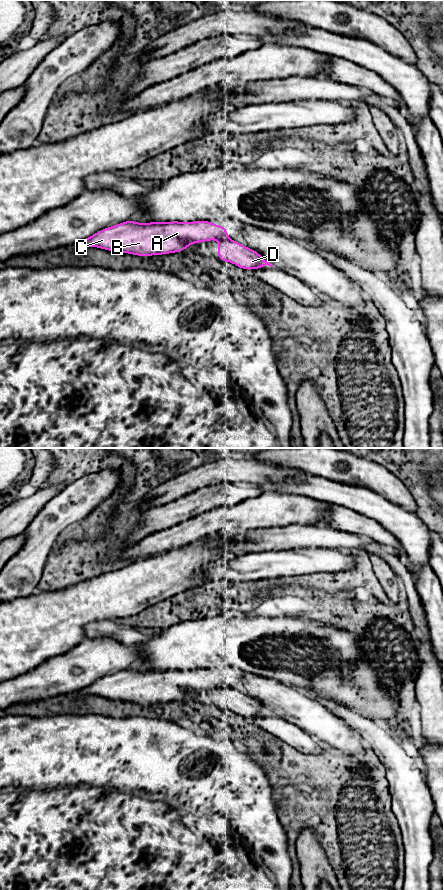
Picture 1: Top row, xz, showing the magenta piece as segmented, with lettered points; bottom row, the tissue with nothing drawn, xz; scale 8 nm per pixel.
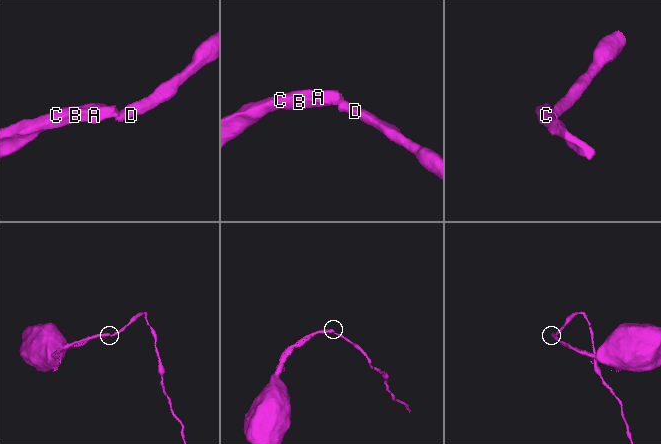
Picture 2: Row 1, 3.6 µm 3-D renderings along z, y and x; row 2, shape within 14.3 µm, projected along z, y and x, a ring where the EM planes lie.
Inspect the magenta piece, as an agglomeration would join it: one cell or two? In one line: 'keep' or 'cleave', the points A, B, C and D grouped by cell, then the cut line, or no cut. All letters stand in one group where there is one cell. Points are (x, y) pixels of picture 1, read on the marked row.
cleave; groups A B C / D; cut xz (227, 237), (218, 240)

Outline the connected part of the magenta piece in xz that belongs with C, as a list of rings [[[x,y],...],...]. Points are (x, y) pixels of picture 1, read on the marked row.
[[[125,221],[102,229],[78,243],[79,248],[100,249],[142,257],[183,252],[188,246],[228,238],[226,226],[211,221]]]

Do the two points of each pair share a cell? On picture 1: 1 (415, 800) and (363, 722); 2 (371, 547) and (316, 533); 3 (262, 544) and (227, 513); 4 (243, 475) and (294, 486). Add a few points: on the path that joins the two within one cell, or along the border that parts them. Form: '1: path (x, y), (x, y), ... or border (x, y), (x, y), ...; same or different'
1: path (406, 781), (397, 762), (380, 741); same
2: path (357, 541), (330, 538); same
3: border (269, 527), (253, 530), (223, 531); different
4: border (300, 474), (288, 477), (282, 482), (254, 483); different

